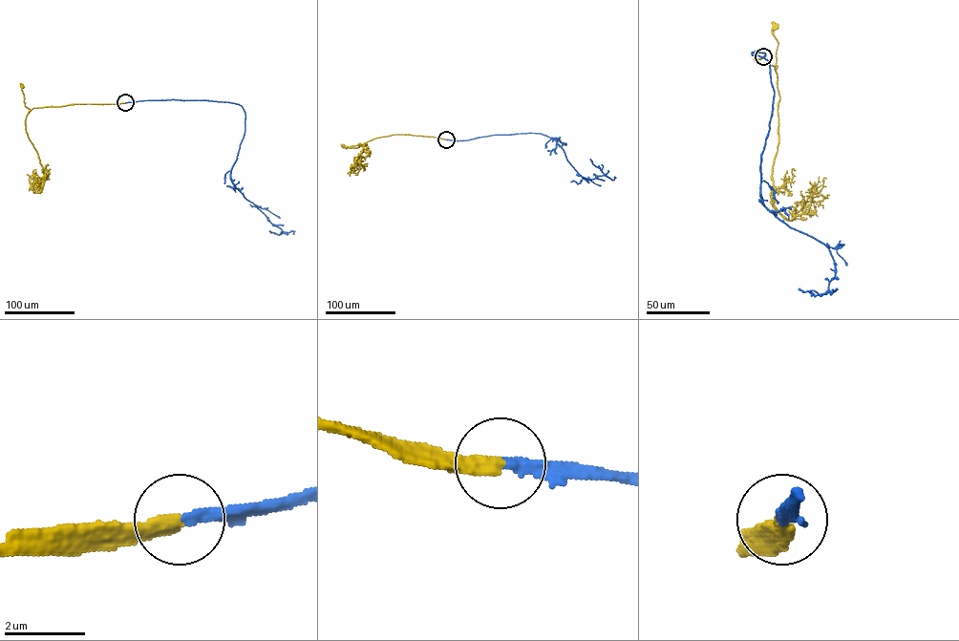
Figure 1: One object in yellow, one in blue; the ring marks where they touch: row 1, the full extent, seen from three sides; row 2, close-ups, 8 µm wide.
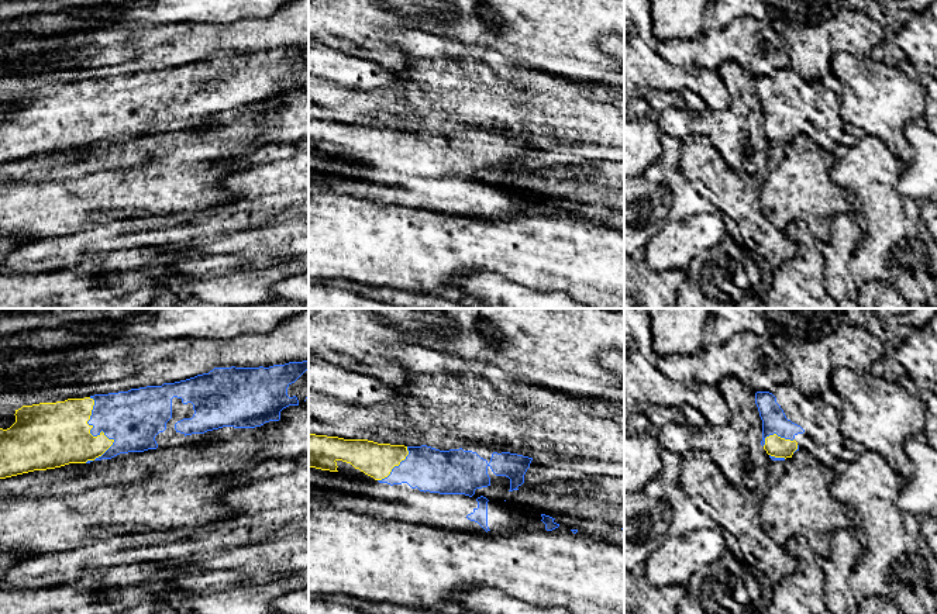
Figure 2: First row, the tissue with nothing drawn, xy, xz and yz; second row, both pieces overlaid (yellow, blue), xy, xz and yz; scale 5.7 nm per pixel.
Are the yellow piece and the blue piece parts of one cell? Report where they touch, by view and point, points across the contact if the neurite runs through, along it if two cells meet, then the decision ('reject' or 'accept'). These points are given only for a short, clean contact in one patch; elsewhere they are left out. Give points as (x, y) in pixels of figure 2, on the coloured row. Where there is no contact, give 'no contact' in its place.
xy (100, 434) | accept

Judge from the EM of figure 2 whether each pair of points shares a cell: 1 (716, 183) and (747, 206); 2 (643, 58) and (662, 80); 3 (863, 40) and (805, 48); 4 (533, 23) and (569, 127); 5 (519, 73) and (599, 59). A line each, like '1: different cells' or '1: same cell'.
1: same cell
2: same cell
3: same cell
4: different cells
5: different cells

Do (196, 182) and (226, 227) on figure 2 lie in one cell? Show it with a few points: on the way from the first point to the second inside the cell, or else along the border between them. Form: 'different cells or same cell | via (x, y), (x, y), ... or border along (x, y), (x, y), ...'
different cells | border along (226, 176), (220, 186), (228, 202), (181, 213)

